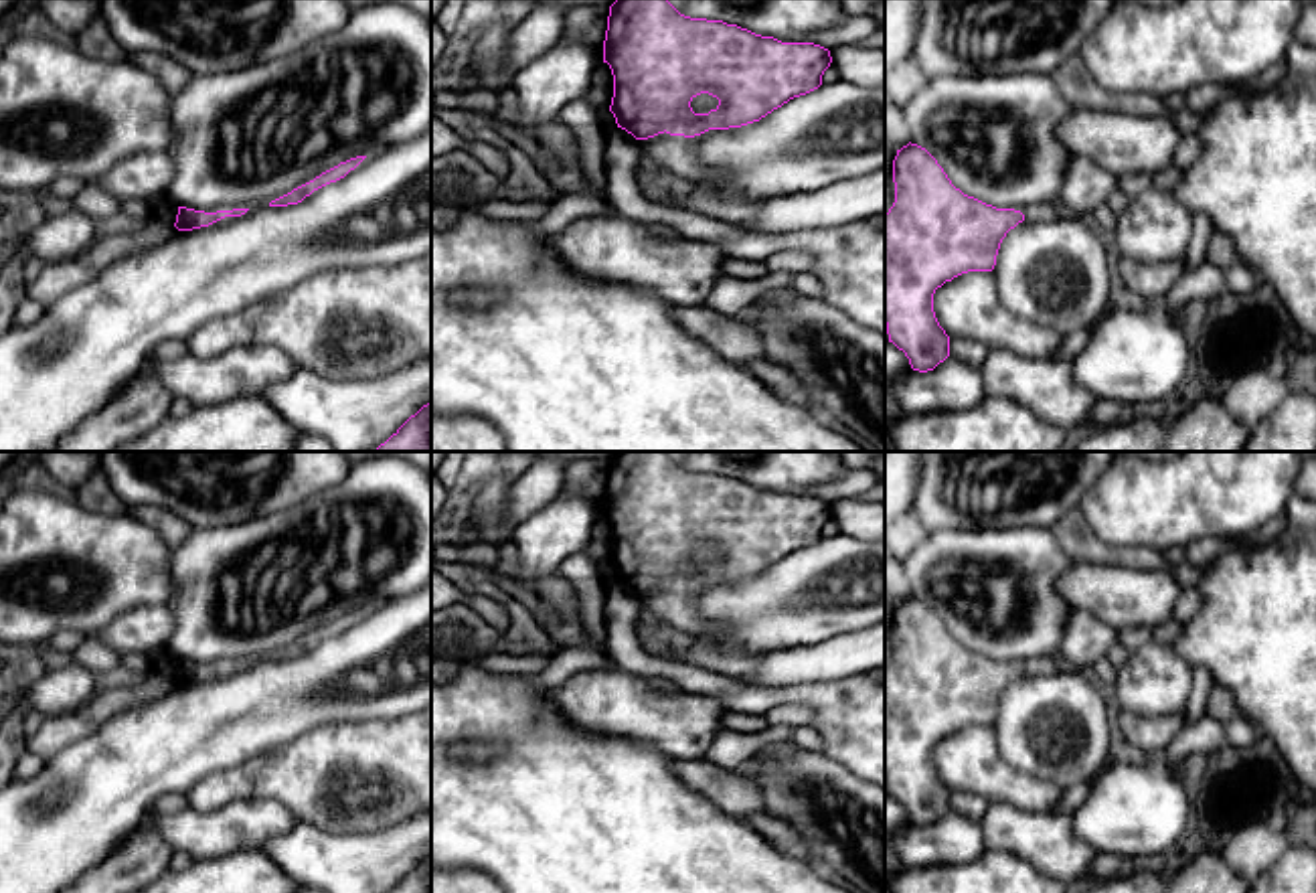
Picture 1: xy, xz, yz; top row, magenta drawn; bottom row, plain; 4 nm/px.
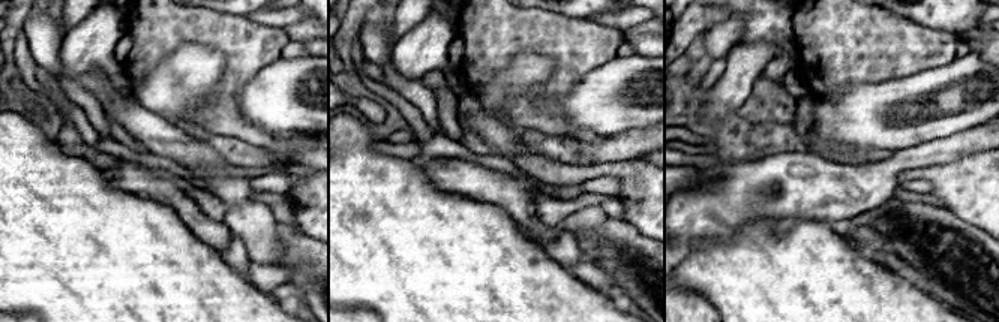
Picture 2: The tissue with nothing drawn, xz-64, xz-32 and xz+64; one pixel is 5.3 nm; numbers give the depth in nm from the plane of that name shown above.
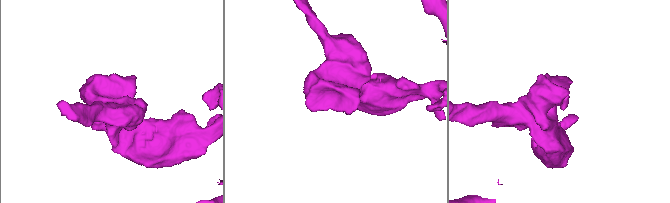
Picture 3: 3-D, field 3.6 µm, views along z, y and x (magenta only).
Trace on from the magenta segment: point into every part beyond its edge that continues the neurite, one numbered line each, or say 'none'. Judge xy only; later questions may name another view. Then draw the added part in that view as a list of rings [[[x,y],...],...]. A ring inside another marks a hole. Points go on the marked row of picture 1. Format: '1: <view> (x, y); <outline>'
none

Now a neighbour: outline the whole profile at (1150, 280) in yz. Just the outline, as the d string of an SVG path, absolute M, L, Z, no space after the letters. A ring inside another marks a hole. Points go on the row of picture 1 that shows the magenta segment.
M1128 257L1120 261L1120 273L1126 286L1146 302L1164 298L1170 288L1188 271L1186 257L1166 263L1138 263Z

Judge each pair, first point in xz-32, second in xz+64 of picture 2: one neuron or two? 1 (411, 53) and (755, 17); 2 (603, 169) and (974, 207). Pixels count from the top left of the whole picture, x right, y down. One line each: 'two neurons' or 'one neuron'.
1: two neurons
2: one neuron

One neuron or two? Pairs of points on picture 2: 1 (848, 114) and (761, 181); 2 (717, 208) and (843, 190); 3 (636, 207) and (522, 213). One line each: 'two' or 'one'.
1: two
2: one
3: two

